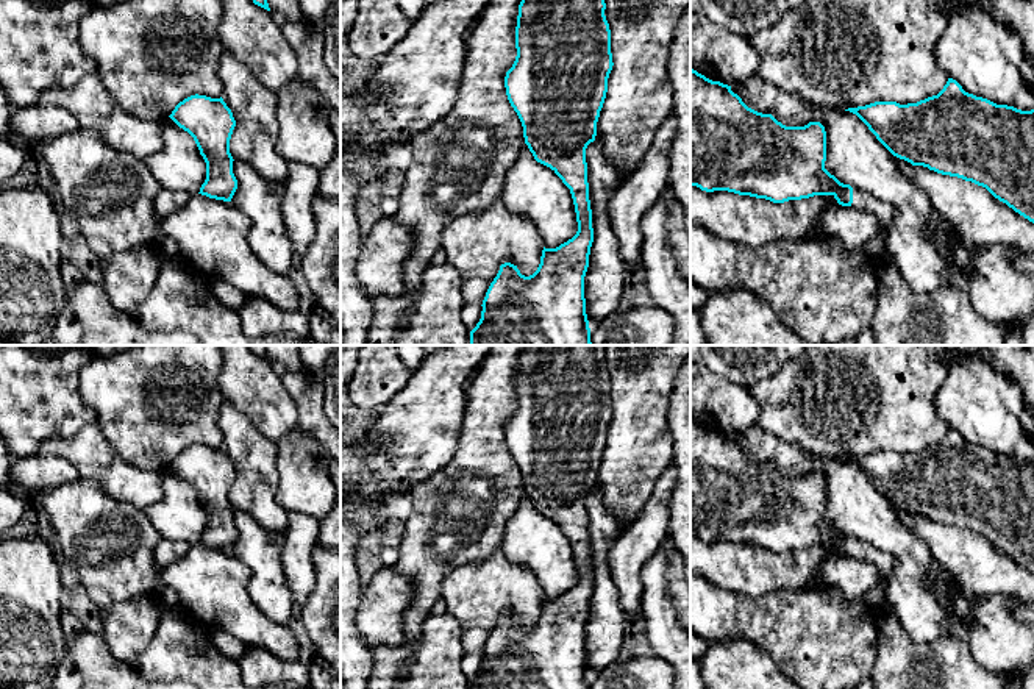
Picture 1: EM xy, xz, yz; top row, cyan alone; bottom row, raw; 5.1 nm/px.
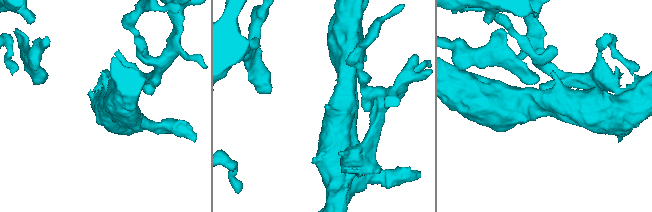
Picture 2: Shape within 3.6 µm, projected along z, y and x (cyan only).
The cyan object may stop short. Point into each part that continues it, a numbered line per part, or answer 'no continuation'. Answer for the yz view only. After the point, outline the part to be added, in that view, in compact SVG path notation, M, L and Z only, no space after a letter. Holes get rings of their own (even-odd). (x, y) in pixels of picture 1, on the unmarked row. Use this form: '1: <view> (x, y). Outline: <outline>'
1: yz (862, 550). Outline: M853 537L851 556L875 564L881 572L882 581L868 592L864 602L875 612L886 605L886 589L893 580L895 559L859 537Z

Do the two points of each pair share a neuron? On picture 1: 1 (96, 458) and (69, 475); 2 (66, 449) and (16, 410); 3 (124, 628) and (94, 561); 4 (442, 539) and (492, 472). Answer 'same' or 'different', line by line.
1: different
2: different
3: different
4: same

